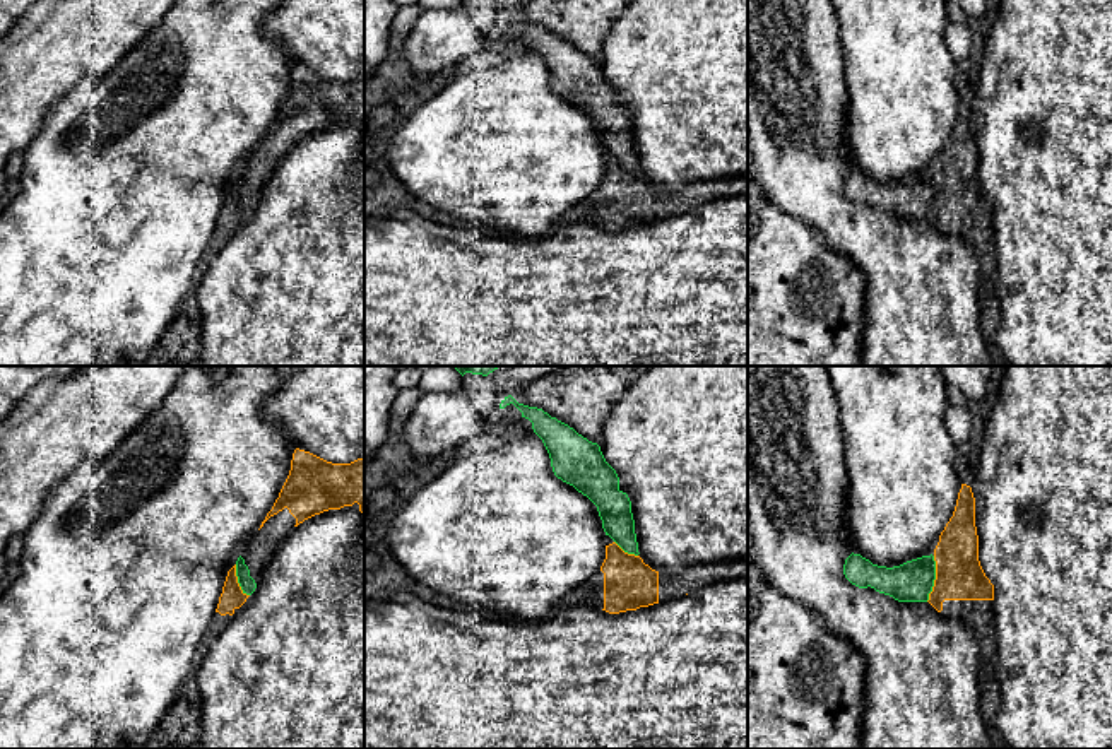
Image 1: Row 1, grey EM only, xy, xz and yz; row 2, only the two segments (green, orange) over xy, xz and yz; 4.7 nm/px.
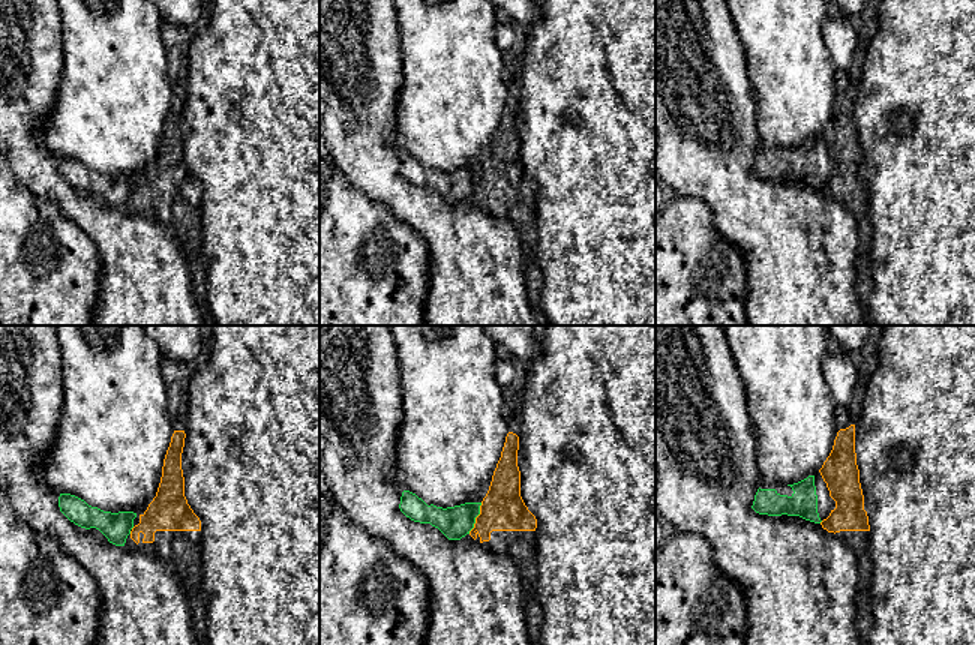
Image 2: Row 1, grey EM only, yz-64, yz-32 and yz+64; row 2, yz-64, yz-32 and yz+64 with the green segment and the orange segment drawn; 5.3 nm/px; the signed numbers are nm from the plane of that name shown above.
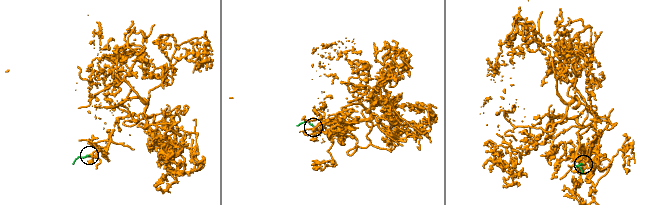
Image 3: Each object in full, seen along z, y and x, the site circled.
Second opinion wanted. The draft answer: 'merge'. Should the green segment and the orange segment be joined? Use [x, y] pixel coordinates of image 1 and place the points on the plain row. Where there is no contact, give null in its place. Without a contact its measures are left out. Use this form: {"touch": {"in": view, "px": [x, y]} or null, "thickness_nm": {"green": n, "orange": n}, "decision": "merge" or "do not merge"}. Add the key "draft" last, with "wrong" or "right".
{"touch": {"in": "yz", "px": [934, 195]}, "thickness_nm": {"green": 190, "orange": 220}, "decision": "merge", "draft": "right"}

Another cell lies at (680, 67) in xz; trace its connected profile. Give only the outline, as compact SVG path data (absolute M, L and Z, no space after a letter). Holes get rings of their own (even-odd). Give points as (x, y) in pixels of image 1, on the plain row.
M630 0L602 41L599 63L631 118L645 181L667 188L748 176L748 0Z

